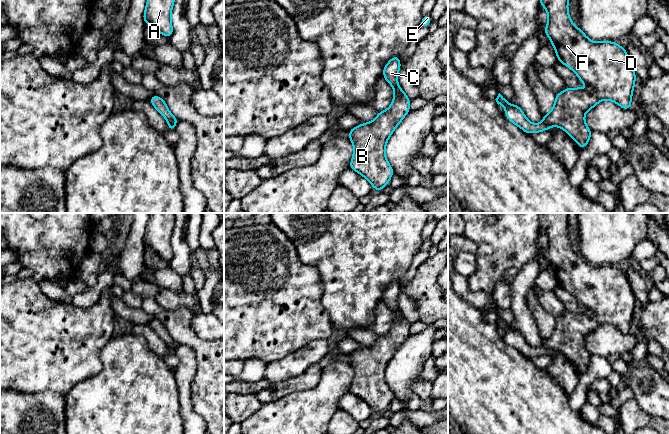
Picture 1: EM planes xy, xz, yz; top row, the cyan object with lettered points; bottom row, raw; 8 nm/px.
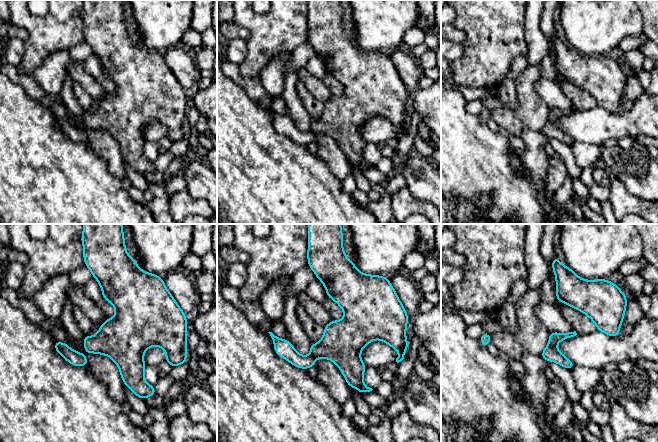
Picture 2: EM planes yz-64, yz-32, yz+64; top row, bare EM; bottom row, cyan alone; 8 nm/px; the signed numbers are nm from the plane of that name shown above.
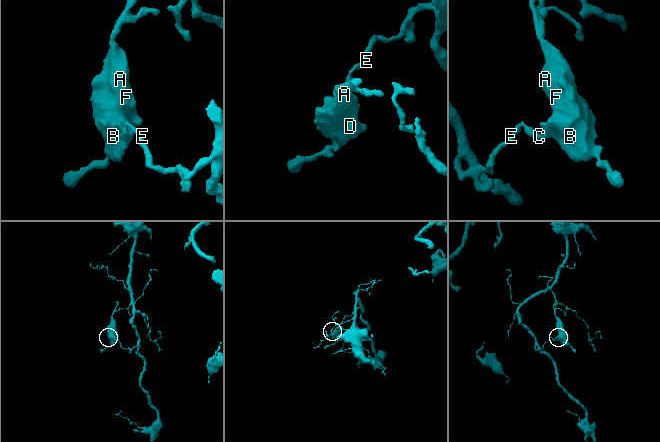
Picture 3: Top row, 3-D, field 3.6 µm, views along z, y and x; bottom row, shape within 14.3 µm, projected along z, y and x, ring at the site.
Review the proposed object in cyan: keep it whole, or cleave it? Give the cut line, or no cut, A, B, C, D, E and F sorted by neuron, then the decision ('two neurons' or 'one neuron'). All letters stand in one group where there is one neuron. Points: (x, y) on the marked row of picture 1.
yz (543, 121), (548, 128) | A B D F / C E | two neurons

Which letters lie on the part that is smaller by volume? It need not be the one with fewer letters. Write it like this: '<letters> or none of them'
A, B, D, F

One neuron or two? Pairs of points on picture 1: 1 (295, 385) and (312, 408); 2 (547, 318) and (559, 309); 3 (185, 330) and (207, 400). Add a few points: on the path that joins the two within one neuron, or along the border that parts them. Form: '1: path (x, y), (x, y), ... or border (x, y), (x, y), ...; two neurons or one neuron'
1: border (320, 379), (313, 387), (292, 391), (277, 399); two neurons
2: border (538, 295), (540, 304), (555, 318); two neurons
3: path (200, 347), (209, 356), (209, 383); one neuron

